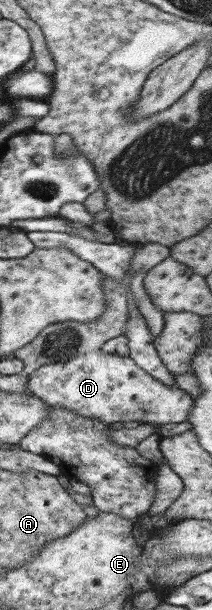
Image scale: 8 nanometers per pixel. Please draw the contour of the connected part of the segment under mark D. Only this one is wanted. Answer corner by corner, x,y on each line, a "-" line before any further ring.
101,350
80,353
70,360
37,368
26,376
27,389
51,407
63,407
101,423
135,421
159,426
184,423
193,408
193,398
177,387
163,386
130,359

